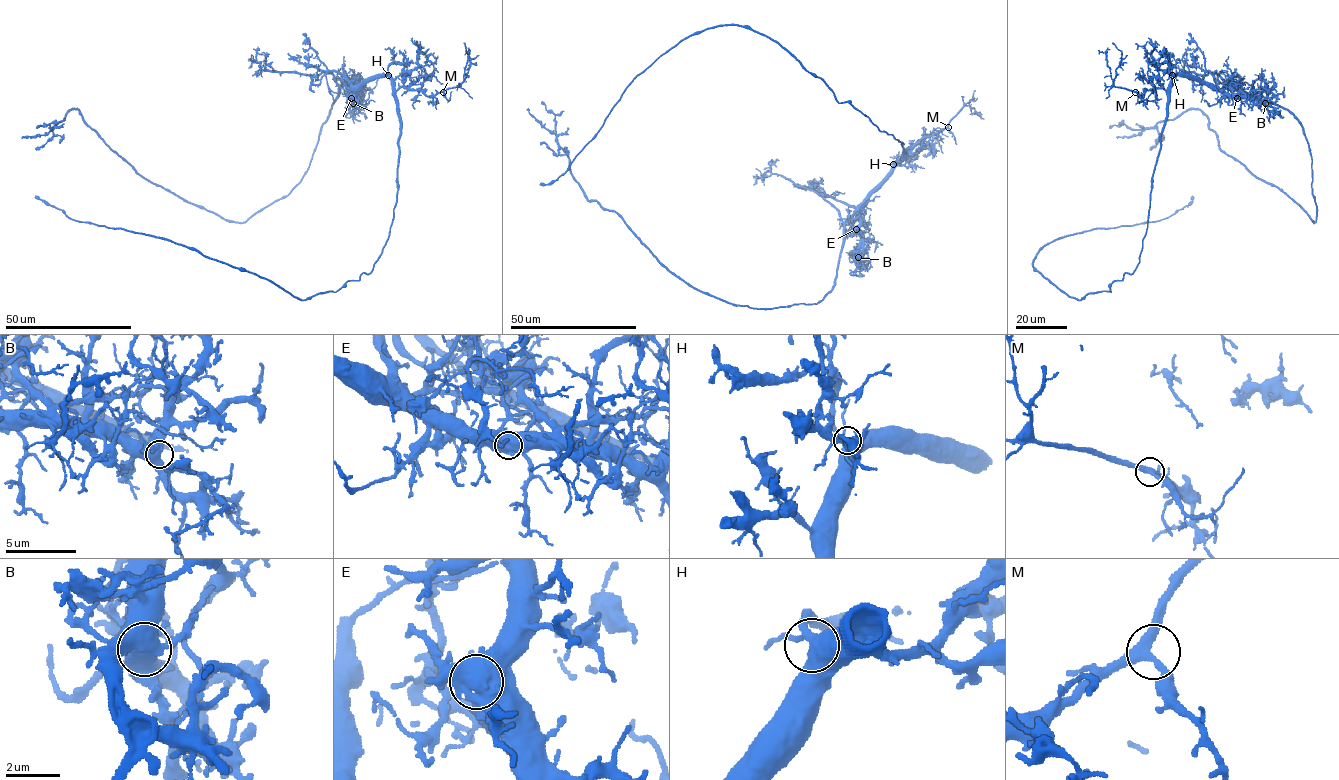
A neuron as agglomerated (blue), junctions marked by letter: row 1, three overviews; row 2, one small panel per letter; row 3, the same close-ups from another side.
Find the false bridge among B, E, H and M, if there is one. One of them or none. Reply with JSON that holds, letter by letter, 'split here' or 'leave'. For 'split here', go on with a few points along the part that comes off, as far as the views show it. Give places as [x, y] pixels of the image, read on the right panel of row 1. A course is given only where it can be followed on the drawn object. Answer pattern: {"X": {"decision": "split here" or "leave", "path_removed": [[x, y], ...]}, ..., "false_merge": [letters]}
{"B": {"decision": "leave"}, "E": {"decision": "split here", "path_removed": [[1237, 97], [1241, 83], [1286, 108], [1302, 125], [1315, 222], [1226, 155], [1200, 110], [1152, 127], [1109, 128]]}, "H": {"decision": "leave"}, "M": {"decision": "leave"}, "false_merge": ["E"]}

